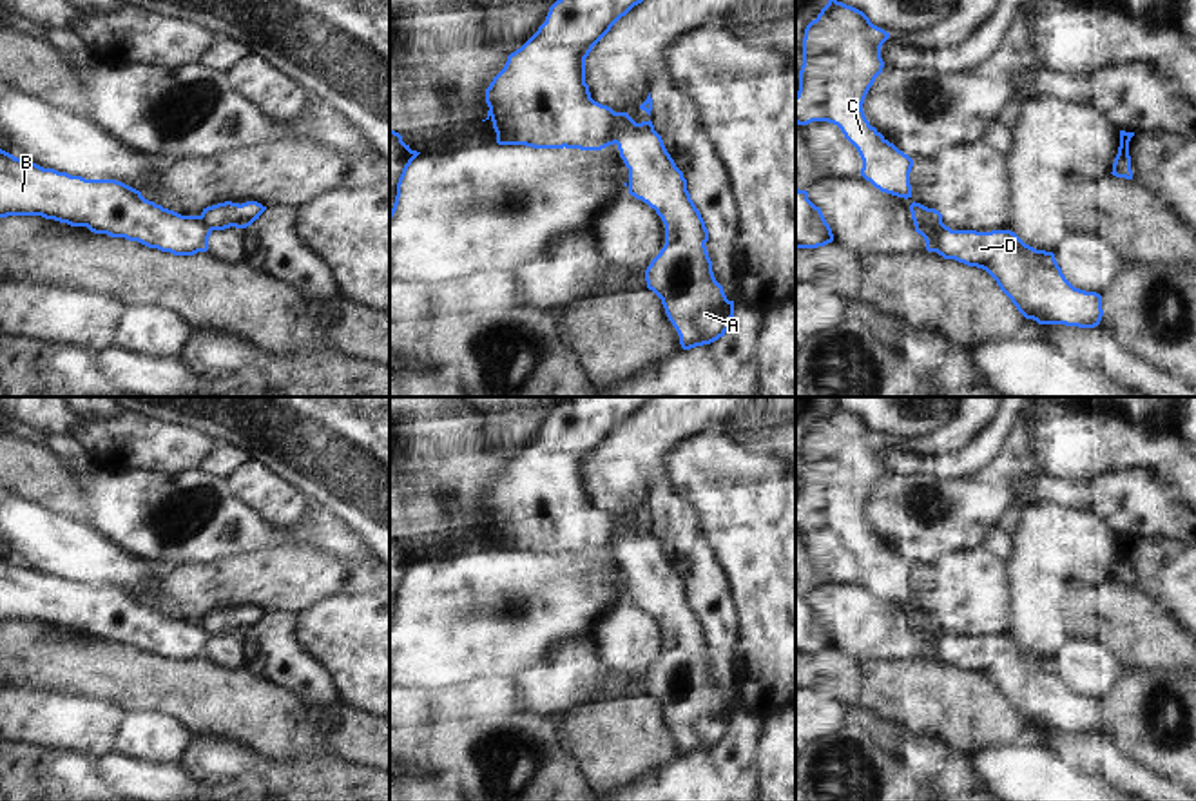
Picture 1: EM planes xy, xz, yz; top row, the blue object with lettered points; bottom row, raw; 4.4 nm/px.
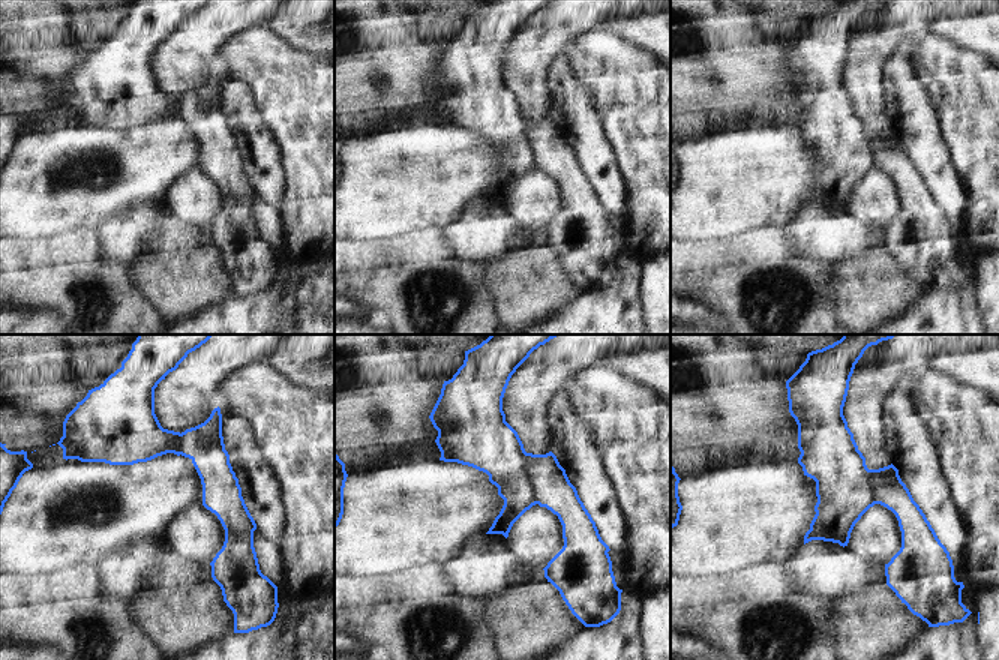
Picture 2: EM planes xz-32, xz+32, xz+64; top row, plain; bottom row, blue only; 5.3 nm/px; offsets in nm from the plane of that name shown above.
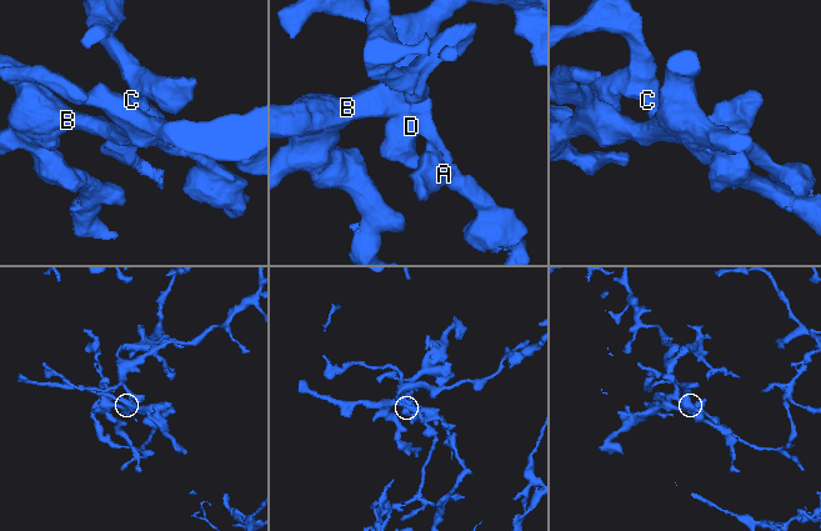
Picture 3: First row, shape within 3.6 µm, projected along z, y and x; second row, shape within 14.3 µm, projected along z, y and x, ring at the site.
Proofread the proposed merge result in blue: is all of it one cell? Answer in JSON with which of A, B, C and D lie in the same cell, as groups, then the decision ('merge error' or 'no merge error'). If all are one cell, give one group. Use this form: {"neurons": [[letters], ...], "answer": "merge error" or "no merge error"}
{"neurons": [["A", "C"], ["B", "D"]], "answer": "merge error"}

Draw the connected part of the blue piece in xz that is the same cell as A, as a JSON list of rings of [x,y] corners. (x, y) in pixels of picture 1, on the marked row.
[[[614,112],[614,130],[629,169],[629,194],[654,208],[665,225],[665,245],[645,270],[647,288],[661,299],[683,350],[710,344],[728,330],[734,301],[714,277],[705,246],[709,230],[687,179],[651,120],[636,123],[627,112]]]

